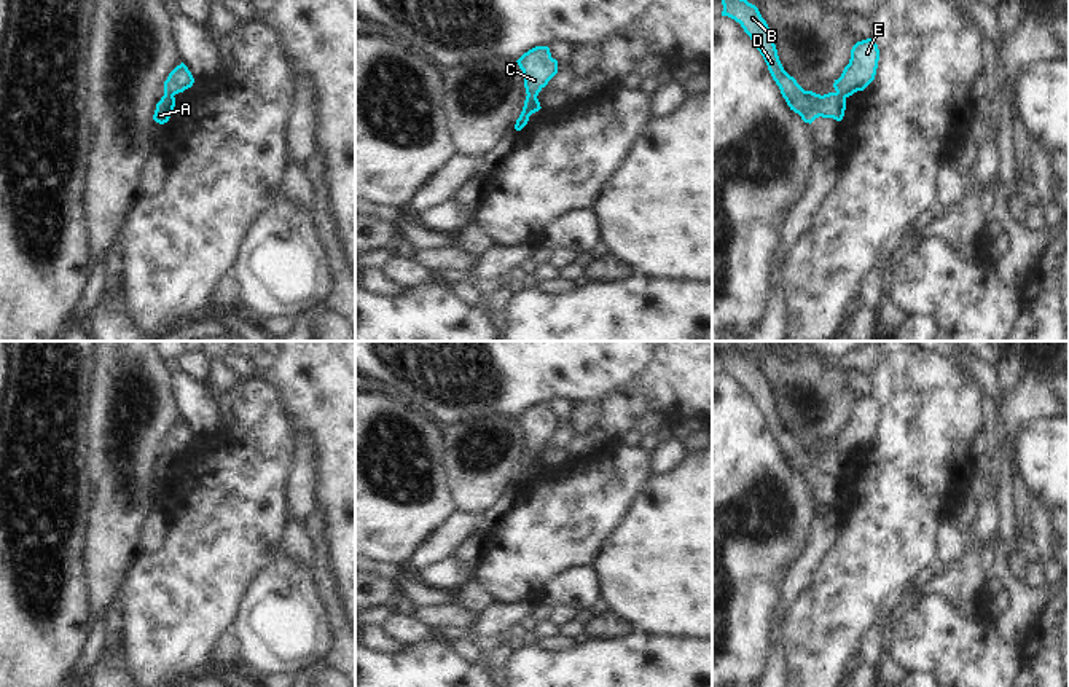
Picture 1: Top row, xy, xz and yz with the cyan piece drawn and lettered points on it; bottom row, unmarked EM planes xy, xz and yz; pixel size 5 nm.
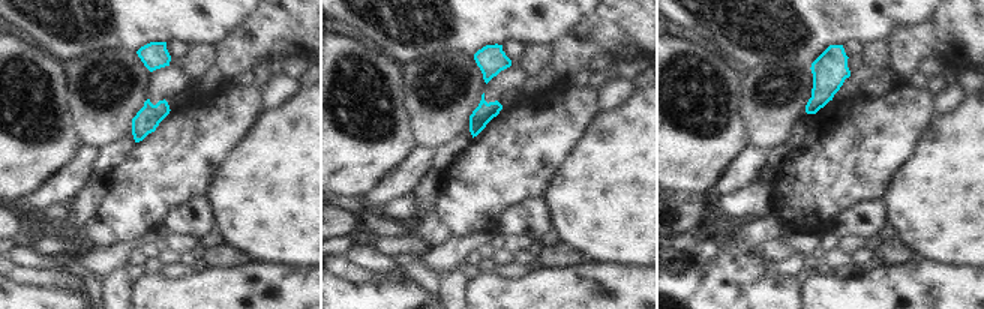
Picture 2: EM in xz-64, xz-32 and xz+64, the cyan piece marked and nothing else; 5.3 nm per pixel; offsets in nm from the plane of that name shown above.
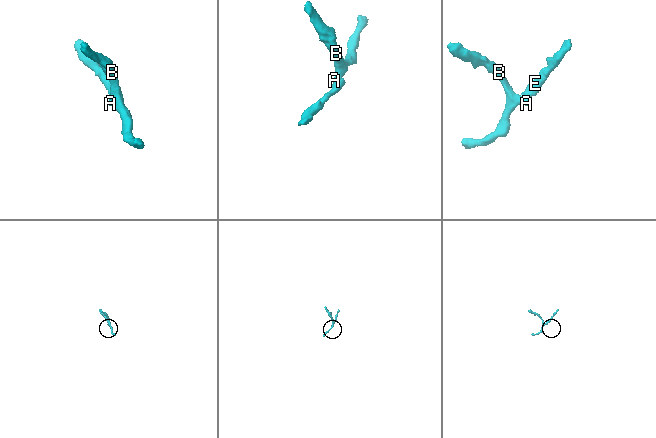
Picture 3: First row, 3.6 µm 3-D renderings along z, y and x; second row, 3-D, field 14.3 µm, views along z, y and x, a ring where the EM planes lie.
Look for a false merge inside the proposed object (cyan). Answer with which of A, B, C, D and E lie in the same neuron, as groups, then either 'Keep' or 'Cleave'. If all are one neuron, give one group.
Groups: A B C D / E. Cleave.

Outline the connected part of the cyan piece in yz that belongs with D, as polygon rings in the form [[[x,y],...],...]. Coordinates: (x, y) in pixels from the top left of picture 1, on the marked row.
[[[722,0],[722,5],[722,16],[728,16],[739,22],[763,56],[790,110],[798,113],[801,120],[809,124],[819,116],[833,118],[836,121],[843,120],[846,110],[844,96],[840,92],[820,96],[813,91],[805,91],[797,80],[784,70],[773,33],[755,5],[747,0]]]

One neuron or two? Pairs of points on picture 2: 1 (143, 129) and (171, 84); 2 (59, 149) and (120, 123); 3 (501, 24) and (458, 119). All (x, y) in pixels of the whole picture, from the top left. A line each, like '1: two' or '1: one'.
1: one
2: two
3: two

